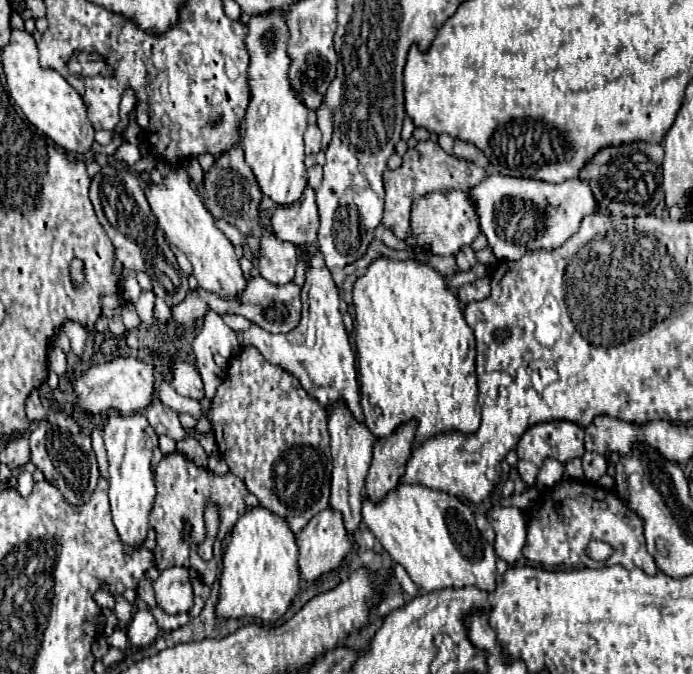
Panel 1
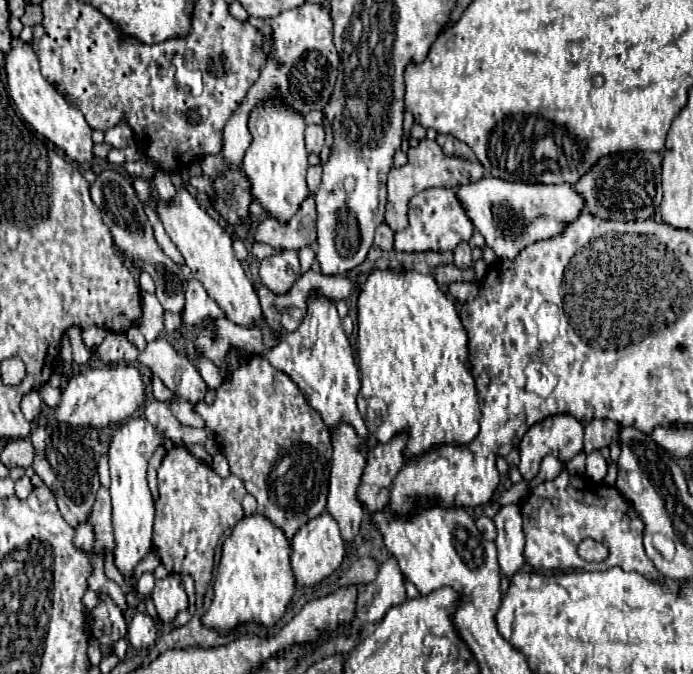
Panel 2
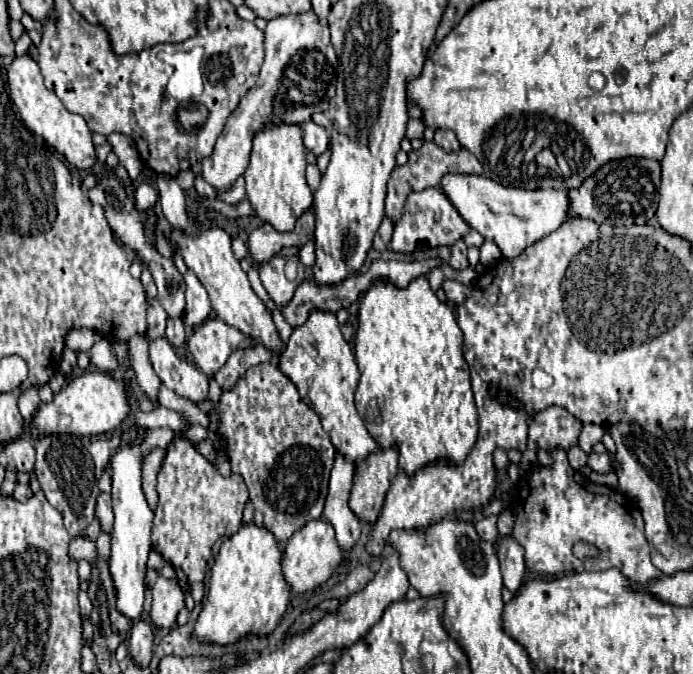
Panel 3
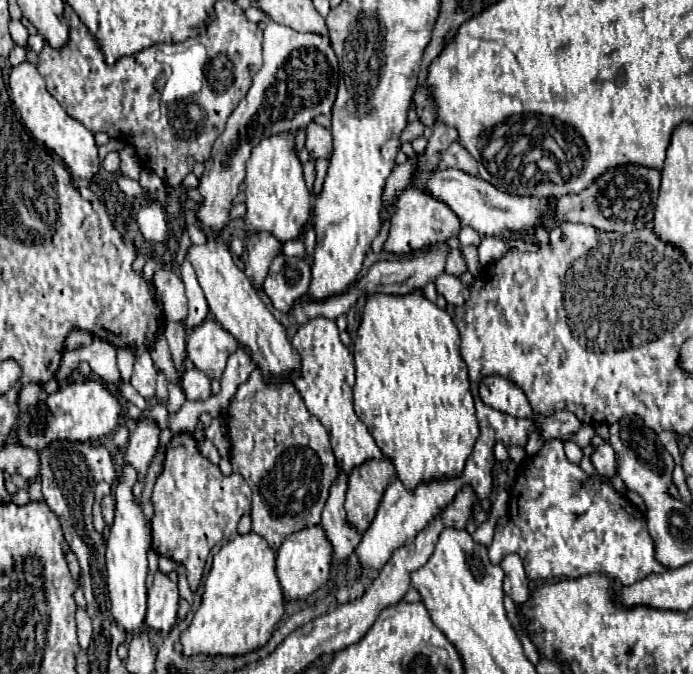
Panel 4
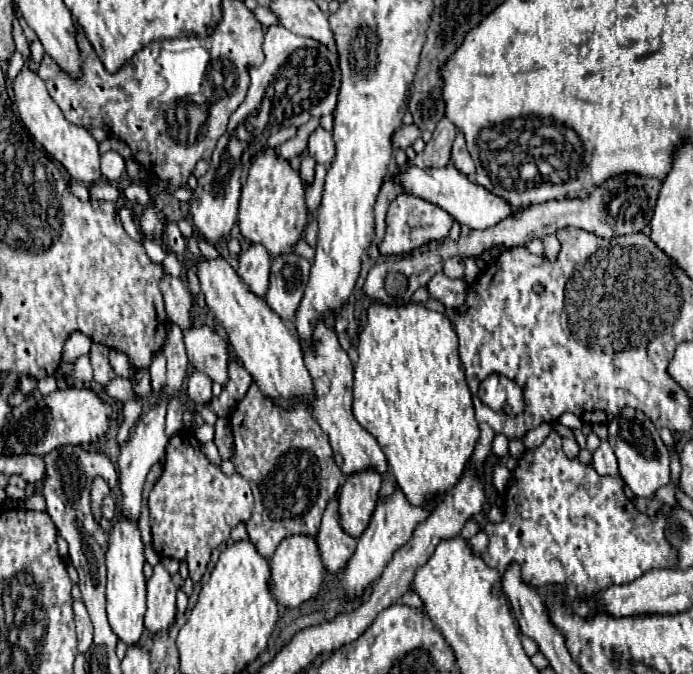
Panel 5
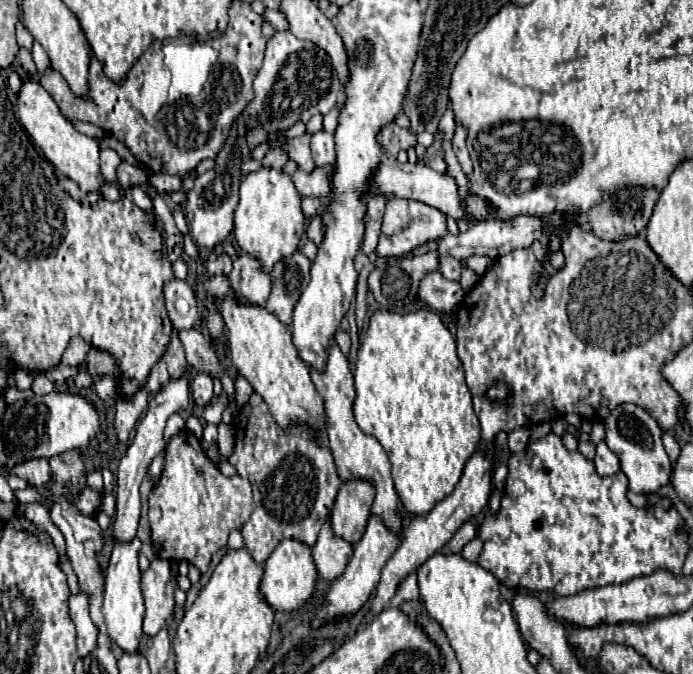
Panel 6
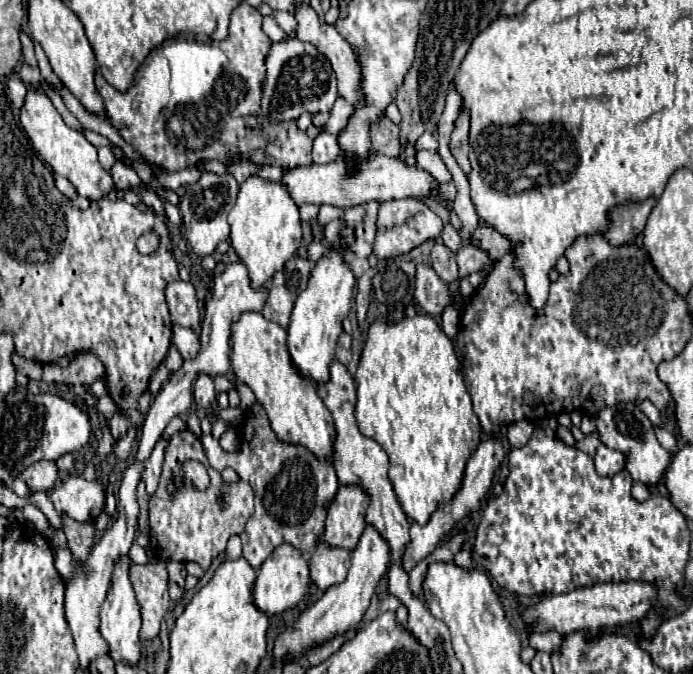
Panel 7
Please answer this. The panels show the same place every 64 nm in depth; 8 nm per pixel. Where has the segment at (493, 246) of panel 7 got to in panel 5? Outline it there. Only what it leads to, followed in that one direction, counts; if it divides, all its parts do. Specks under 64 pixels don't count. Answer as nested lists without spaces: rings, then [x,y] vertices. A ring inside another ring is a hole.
[[[624,174],[608,180],[604,188],[596,188],[588,200],[552,200],[548,204],[540,204],[536,208],[524,208],[522,212],[516,212],[514,216],[508,216],[500,220],[492,228],[484,230],[470,230],[466,236],[460,236],[458,242],[446,238],[442,246],[436,248],[440,254],[440,260],[460,256],[462,260],[466,258],[476,258],[482,256],[482,252],[492,250],[492,248],[504,248],[510,250],[514,246],[526,246],[534,238],[544,238],[550,234],[556,234],[564,226],[574,226],[582,228],[586,232],[592,232],[600,238],[614,238],[622,234],[634,234],[644,230],[644,226],[650,222],[656,198],[660,192],[662,182],[654,178],[642,178],[636,174]]]

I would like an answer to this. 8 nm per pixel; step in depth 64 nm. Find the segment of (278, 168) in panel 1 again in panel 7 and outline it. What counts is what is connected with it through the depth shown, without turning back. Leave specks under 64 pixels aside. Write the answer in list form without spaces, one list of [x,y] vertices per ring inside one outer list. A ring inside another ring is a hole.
[[[250,176],[240,186],[238,200],[228,214],[228,224],[230,244],[240,262],[246,266],[250,286],[254,290],[262,288],[280,268],[284,268],[284,264],[296,254],[302,240],[298,206],[292,202],[286,188],[280,182],[270,182],[254,176]]]

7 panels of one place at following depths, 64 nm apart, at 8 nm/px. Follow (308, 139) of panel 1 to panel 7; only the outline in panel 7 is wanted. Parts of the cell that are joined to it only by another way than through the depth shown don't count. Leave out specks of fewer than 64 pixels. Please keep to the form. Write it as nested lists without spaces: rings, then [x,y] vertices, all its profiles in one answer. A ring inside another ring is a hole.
[[[322,132],[316,140],[314,140],[314,148],[312,148],[312,160],[316,164],[330,164],[334,162],[338,156],[342,154],[342,148],[338,144],[338,138]]]

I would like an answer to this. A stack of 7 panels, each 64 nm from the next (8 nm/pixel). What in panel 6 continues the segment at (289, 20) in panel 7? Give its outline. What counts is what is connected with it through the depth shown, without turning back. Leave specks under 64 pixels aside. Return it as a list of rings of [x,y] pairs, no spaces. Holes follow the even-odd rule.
[[[266,10],[264,20],[268,20],[276,30],[288,30],[290,28],[284,12],[280,12],[280,10]]]

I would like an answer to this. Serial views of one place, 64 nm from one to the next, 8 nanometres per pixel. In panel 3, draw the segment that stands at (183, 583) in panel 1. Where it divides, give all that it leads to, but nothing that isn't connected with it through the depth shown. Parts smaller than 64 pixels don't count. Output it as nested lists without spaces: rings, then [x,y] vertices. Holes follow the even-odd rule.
[[[158,576],[158,580],[152,586],[152,598],[154,600],[150,610],[150,622],[164,630],[172,628],[178,612],[184,608],[184,594],[178,582]]]

